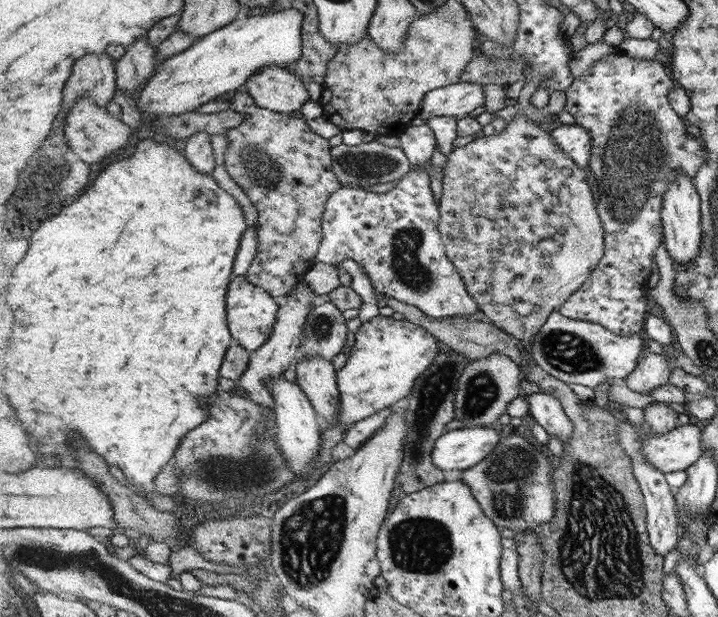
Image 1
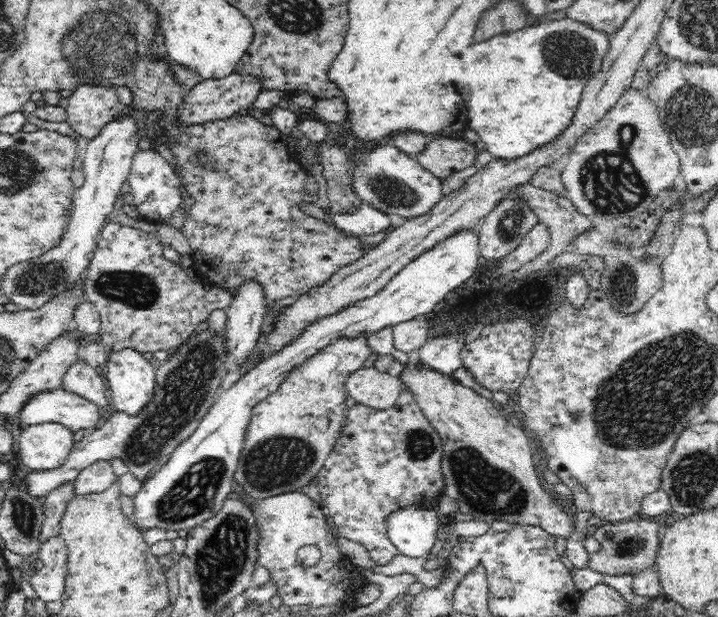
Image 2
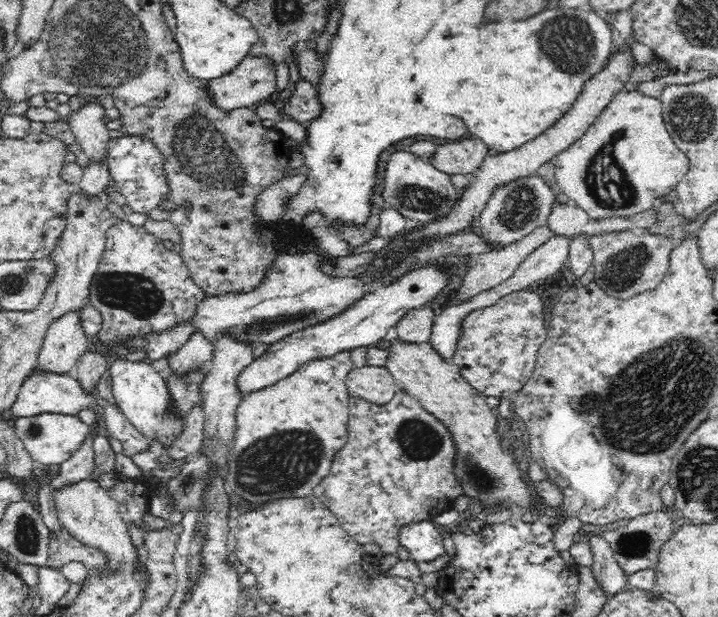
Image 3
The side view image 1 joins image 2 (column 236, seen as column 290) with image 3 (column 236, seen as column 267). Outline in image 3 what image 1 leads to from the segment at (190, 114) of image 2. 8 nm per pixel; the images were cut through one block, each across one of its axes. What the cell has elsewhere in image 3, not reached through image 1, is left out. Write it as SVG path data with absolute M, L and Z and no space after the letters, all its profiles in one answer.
M248 55L230 74L206 82L213 102L226 112L240 108L250 107L251 104L259 105L274 94L276 86L276 67L274 61L267 56Z

